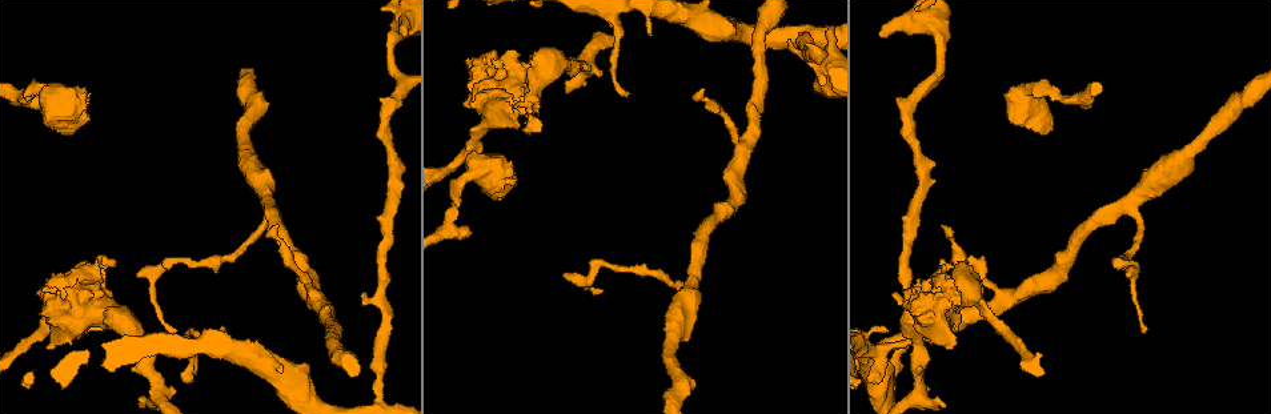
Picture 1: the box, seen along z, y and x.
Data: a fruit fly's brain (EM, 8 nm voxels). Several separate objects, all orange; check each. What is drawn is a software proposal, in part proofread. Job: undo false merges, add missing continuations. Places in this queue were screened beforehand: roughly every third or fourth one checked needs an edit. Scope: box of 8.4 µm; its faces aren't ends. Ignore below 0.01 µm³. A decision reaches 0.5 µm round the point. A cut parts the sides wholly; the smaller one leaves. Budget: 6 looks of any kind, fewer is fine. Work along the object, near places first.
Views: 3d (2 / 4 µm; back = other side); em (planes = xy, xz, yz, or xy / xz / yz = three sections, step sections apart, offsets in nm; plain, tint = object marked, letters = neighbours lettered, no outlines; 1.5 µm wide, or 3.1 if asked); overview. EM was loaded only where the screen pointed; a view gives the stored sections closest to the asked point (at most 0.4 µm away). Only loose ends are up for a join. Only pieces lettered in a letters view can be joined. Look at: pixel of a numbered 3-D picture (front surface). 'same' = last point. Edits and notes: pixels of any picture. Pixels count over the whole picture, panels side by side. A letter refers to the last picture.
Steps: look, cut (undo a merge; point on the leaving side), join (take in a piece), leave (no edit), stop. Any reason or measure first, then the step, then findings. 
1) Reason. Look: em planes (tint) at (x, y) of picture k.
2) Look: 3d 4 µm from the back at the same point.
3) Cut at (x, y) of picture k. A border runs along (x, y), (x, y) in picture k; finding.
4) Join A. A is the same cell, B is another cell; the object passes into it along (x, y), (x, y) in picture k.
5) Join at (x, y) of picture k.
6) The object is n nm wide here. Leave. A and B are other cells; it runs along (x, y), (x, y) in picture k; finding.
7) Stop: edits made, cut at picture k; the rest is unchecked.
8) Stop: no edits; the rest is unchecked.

Abrupt turn. Look: em planes (tint) at (619, 27) of picture 1.

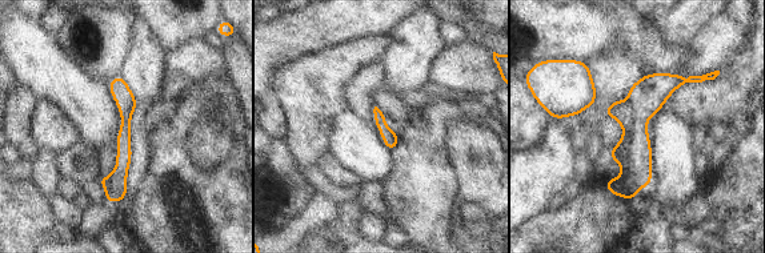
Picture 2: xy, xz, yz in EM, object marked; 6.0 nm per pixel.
What lies round it. Look: em planes (letters) at the same point.

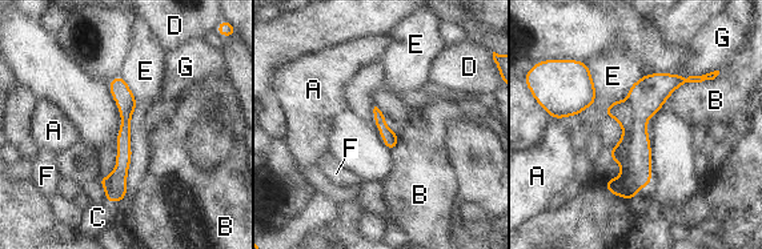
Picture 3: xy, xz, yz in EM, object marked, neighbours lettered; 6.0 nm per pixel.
The longest contact is with B, 360 nm. Leave. A, B, C, D, E, F and G are other cells; a border runs along (710, 71), (686, 77), (677, 73) in picture 3; all the same neuron.

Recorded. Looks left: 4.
Free end. Look: em yz step 8 (tint) at (951, 349) of picture 1.

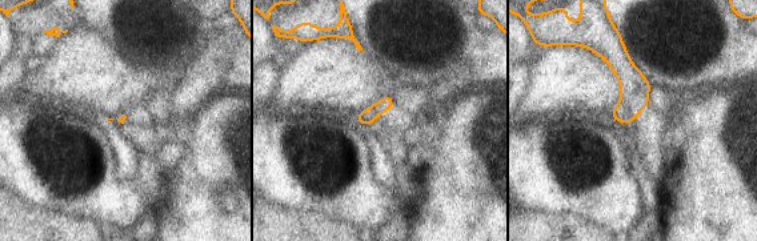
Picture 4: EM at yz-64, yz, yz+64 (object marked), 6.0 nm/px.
Look: em planes (letters) at the same point.

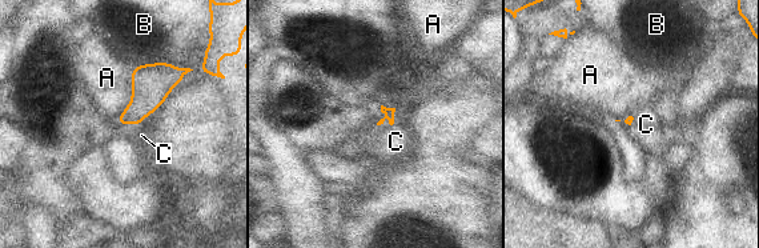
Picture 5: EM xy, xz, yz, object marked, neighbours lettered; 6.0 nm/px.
Join C. C is the same cell, A and B are other cells; the object passes into it along (151, 84), (140, 123), (141, 135) in picture 5; the neuron continues.

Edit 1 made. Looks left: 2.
Stop: edits made, join at picture 5; the rest is unchecked.

